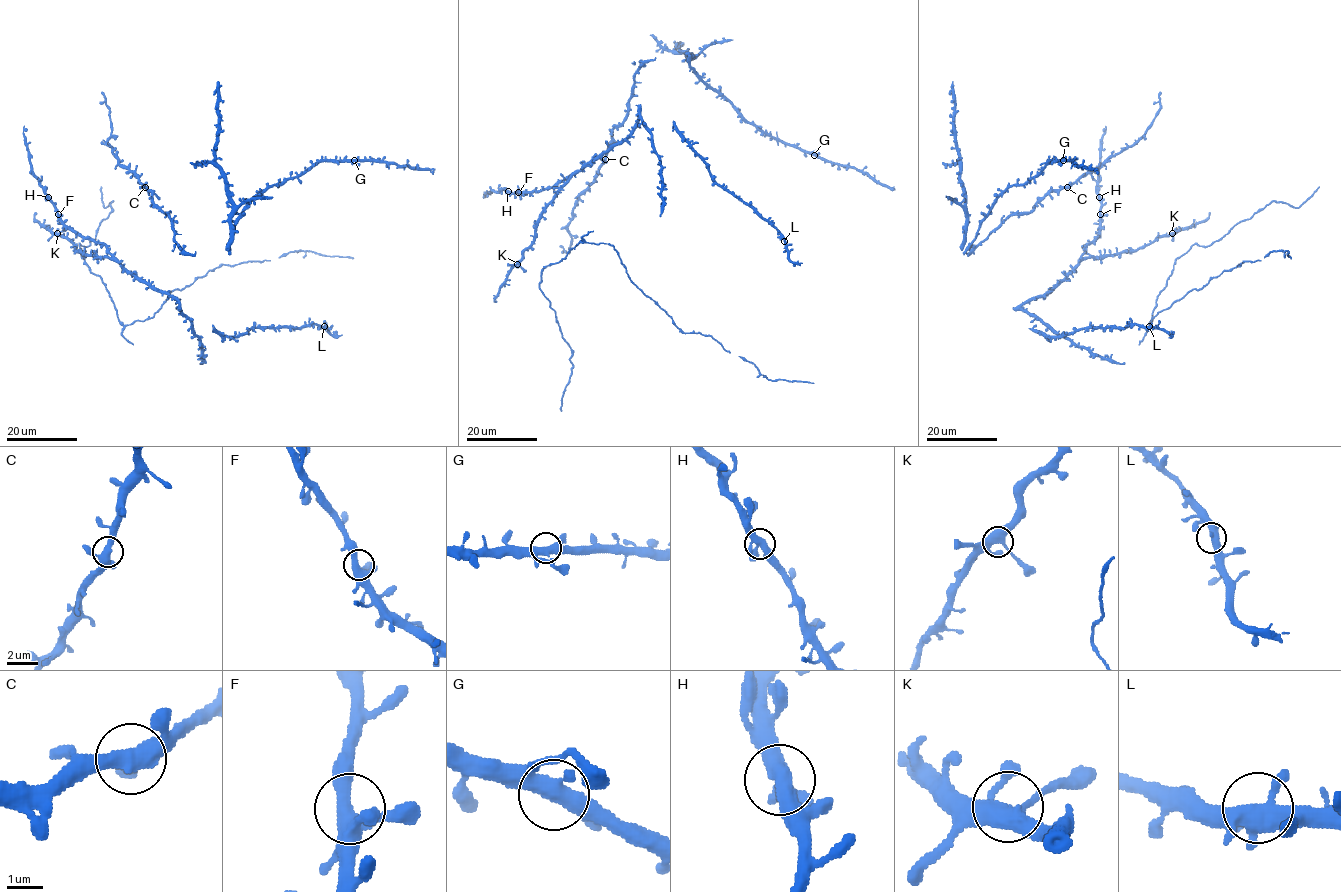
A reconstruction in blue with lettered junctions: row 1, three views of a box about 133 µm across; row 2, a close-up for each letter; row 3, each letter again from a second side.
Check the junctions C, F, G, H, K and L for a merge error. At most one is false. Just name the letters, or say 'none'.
none

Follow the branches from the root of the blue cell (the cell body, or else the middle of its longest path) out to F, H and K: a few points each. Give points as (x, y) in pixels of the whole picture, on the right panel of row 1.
F: (1113, 254), (1091, 256), (1086, 251), (1086, 246), (1099, 235), (1100, 214)
H: (1113, 254), (1091, 256), (1086, 251), (1086, 246), (1099, 235), (1099, 197)
K: (1113, 254), (1144, 248), (1160, 236), (1172, 233)

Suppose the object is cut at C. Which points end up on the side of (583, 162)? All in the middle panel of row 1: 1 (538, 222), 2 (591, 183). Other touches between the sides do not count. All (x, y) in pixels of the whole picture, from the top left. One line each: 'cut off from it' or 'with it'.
1: with it
2: cut off from it

